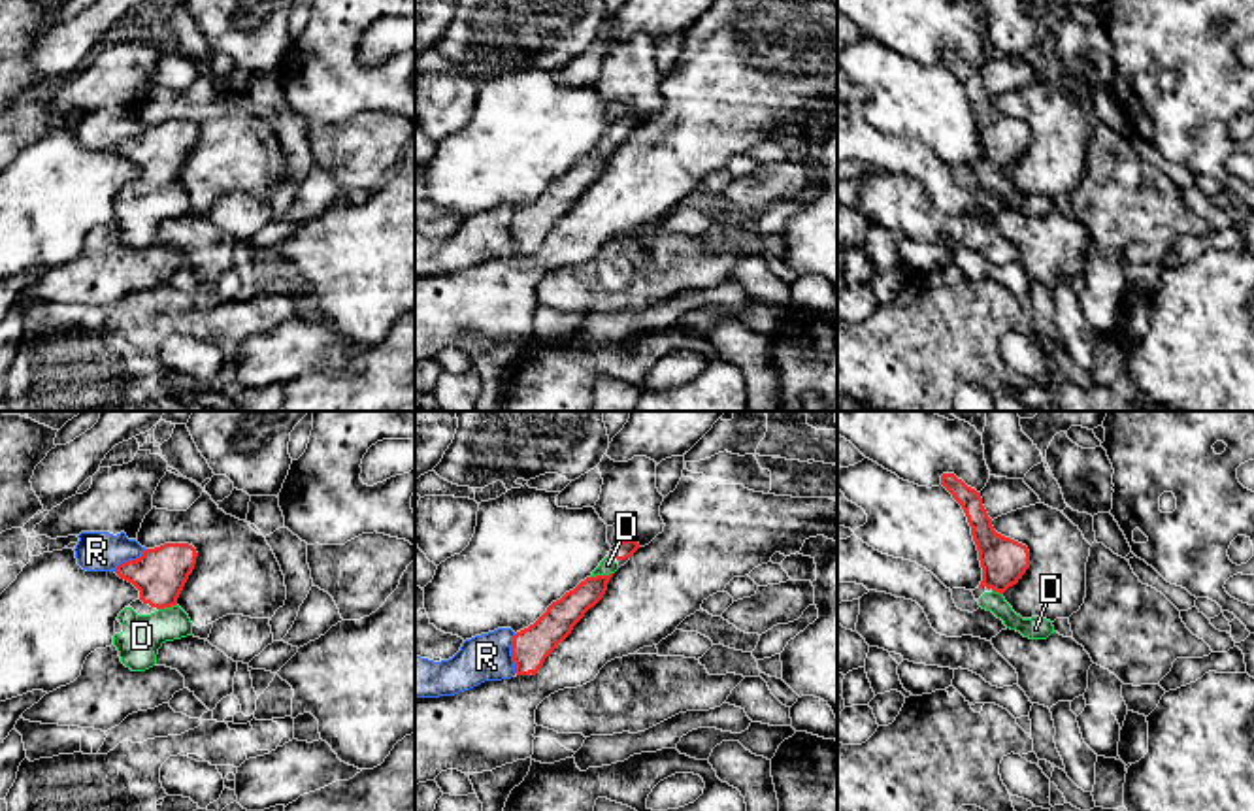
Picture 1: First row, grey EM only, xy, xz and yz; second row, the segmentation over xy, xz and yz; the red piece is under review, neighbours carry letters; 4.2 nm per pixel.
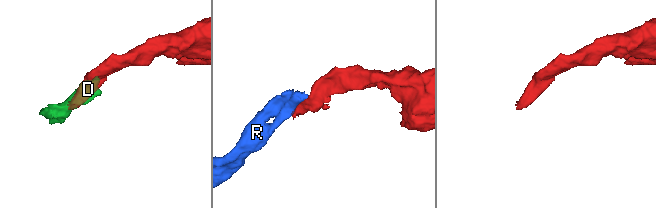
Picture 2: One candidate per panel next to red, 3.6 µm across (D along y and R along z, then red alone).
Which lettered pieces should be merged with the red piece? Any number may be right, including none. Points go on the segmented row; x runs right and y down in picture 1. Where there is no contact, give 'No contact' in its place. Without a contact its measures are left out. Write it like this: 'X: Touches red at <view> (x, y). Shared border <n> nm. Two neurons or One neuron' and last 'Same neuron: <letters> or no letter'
D: Touches red at xz (600, 576). Shared border 100 nm. One neuron
R: Touches red at xz (511, 653). Shared border 170 nm. Two neurons
Same neuron: D

